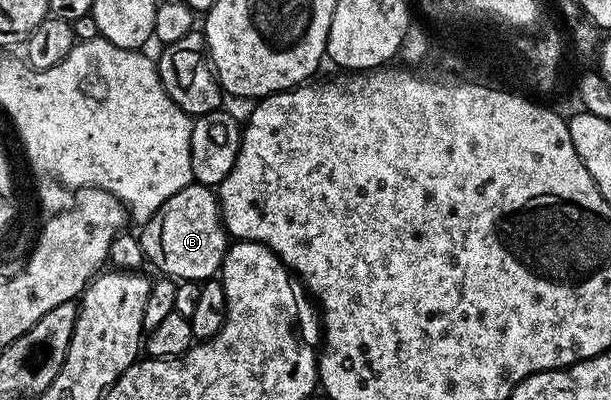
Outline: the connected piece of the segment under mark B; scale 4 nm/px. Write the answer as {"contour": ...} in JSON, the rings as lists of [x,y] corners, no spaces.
{"contour":[[[192,181],[188,186],[179,188],[171,200],[157,209],[155,216],[143,223],[139,241],[145,262],[153,265],[158,275],[181,282],[204,284],[210,281],[220,271],[231,245],[214,187]]]}

